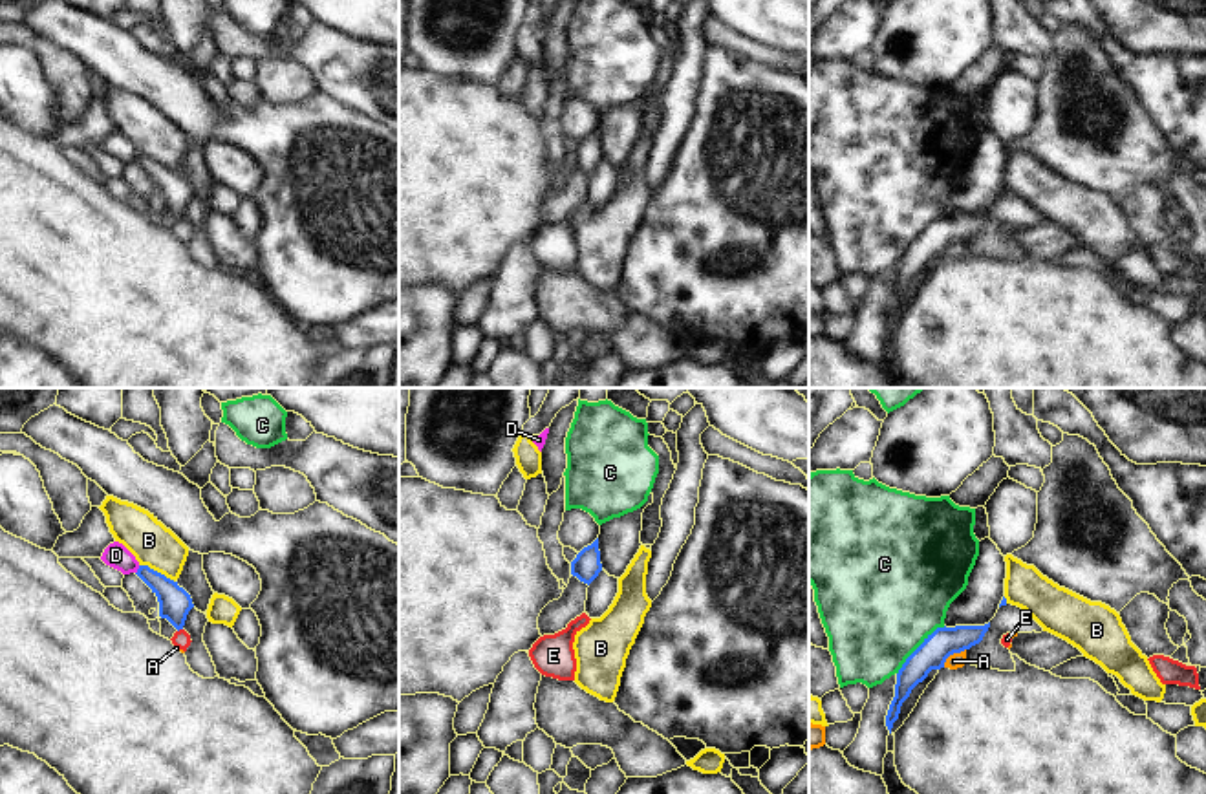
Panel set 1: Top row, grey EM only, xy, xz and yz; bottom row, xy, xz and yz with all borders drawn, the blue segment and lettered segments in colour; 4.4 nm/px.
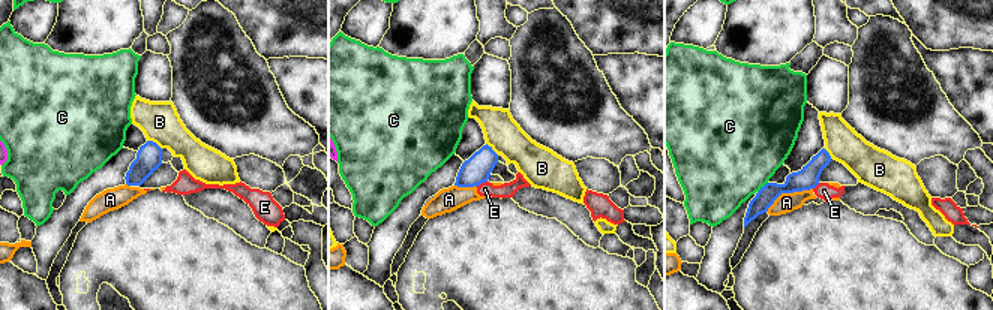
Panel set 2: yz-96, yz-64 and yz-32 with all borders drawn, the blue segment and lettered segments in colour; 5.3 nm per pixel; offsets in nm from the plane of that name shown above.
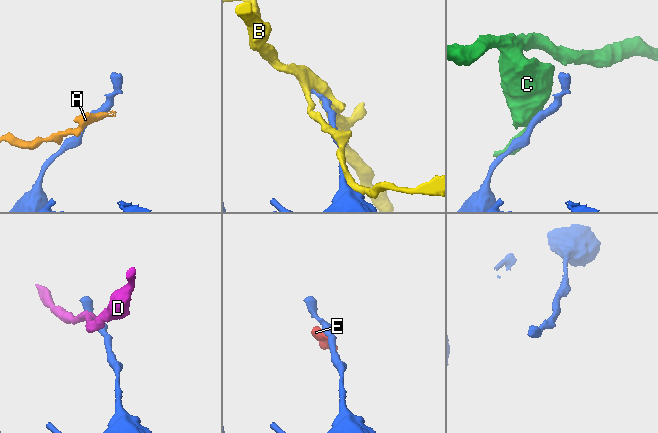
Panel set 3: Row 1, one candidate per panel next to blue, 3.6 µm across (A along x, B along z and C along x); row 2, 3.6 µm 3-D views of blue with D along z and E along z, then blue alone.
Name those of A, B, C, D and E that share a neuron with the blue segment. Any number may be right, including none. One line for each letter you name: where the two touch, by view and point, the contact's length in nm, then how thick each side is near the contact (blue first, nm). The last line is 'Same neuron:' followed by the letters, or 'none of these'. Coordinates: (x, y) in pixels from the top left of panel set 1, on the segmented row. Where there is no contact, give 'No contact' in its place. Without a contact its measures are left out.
Same neuron: none of these

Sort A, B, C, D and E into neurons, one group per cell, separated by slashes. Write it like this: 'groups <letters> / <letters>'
groups A E / B / C / D

